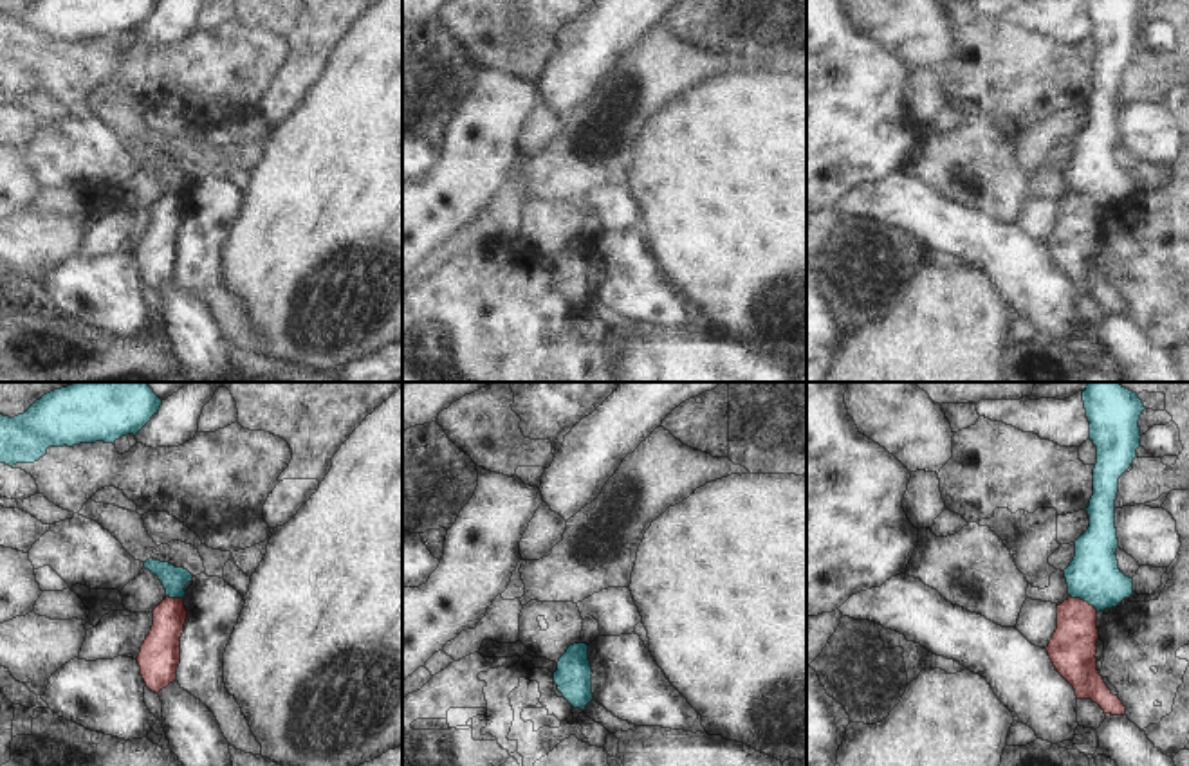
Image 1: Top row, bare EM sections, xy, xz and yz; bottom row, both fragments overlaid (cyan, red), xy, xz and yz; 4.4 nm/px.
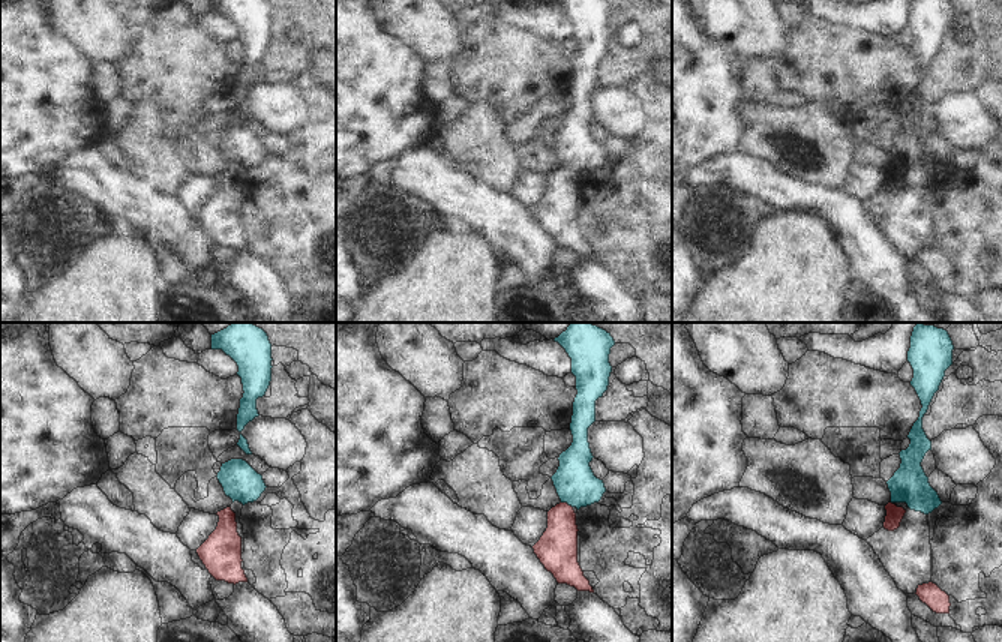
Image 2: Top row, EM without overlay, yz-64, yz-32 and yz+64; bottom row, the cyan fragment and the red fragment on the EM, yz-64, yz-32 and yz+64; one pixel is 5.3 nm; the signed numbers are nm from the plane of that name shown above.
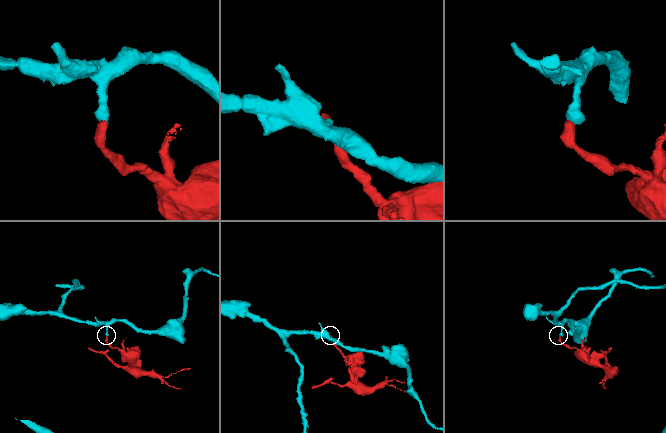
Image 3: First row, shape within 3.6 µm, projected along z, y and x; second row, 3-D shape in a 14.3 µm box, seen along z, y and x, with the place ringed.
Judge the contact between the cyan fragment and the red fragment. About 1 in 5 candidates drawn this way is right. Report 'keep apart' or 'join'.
keep apart

